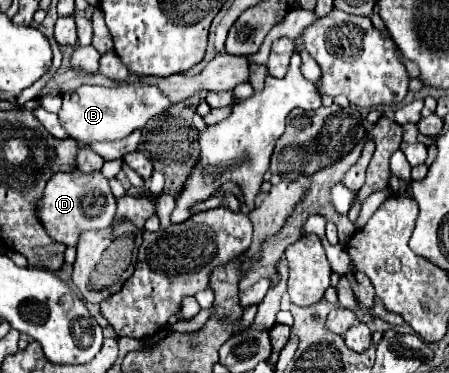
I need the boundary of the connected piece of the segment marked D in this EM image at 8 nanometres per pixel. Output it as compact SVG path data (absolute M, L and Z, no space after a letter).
M80 170L54 174L52 180L48 180L46 184L46 192L38 208L38 216L42 218L48 236L66 246L76 246L78 236L84 230L106 228L114 220L114 214L116 214L116 198L112 196L108 180L102 176L102 172L84 174Z

